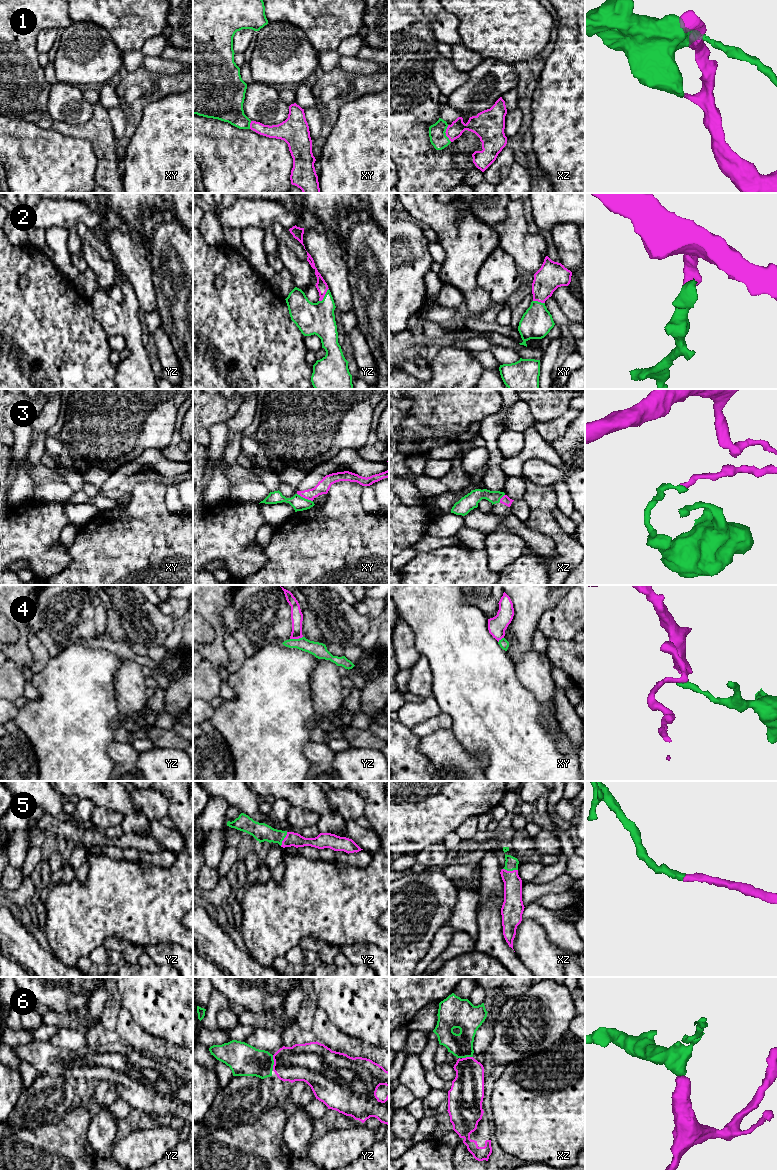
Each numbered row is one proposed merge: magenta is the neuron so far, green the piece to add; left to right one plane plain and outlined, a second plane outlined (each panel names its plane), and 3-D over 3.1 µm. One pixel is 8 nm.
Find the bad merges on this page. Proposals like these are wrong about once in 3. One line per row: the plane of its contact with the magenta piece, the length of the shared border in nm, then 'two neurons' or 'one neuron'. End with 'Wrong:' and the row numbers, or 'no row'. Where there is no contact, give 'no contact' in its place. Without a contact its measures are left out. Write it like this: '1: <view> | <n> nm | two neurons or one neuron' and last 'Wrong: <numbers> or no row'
1: xz | 140 nm | one neuron
2: yz | 130 nm | one neuron
3: xy | 140 nm | two neurons
4: yz | 110 nm | two neurons
5: xz | 120 nm | one neuron
6: yz | 120 nm | one neuron
Wrong: 3, 4

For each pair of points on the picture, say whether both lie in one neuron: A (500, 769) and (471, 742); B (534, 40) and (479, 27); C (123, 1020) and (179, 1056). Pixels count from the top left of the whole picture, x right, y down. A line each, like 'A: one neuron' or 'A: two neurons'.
A: one neuron
B: one neuron
C: one neuron

